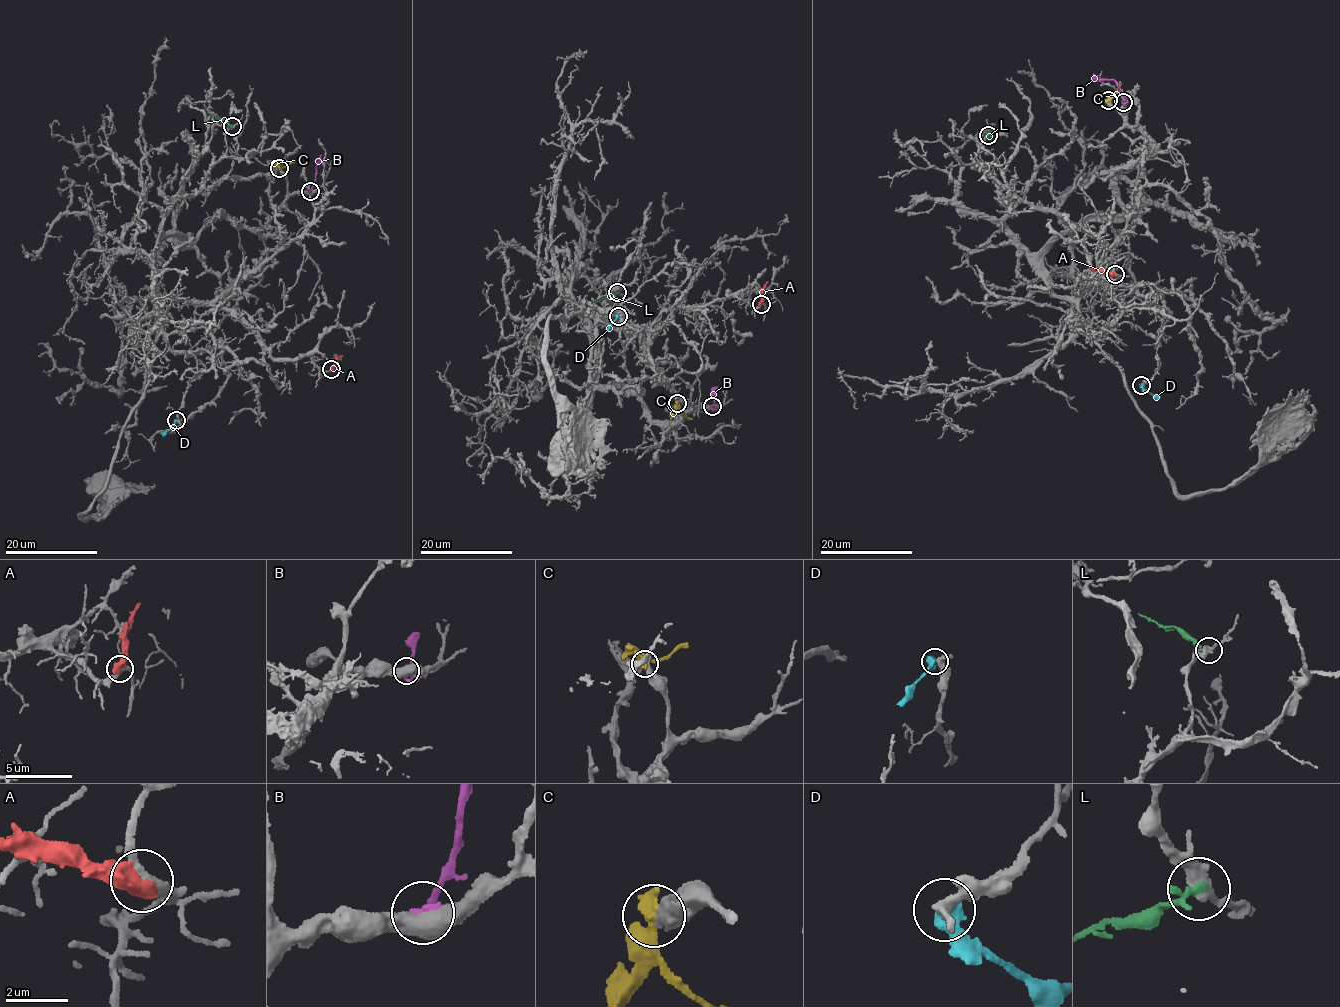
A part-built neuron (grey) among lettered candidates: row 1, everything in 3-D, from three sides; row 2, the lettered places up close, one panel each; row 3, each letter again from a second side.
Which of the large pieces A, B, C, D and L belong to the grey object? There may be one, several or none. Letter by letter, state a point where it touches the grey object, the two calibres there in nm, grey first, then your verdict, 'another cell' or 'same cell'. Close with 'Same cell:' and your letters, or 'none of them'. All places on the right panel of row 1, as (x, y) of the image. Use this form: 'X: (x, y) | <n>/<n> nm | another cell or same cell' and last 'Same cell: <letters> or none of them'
A: (1115, 274) | 200/550 nm | another cell
B: (1123, 102) | 650/240 nm | another cell
C: (1108, 100) | 500/550 nm | another cell
D: (1141, 385) | 300/550 nm | another cell
L: (988, 135) | 360/240 nm | another cell
Same cell: none of them

